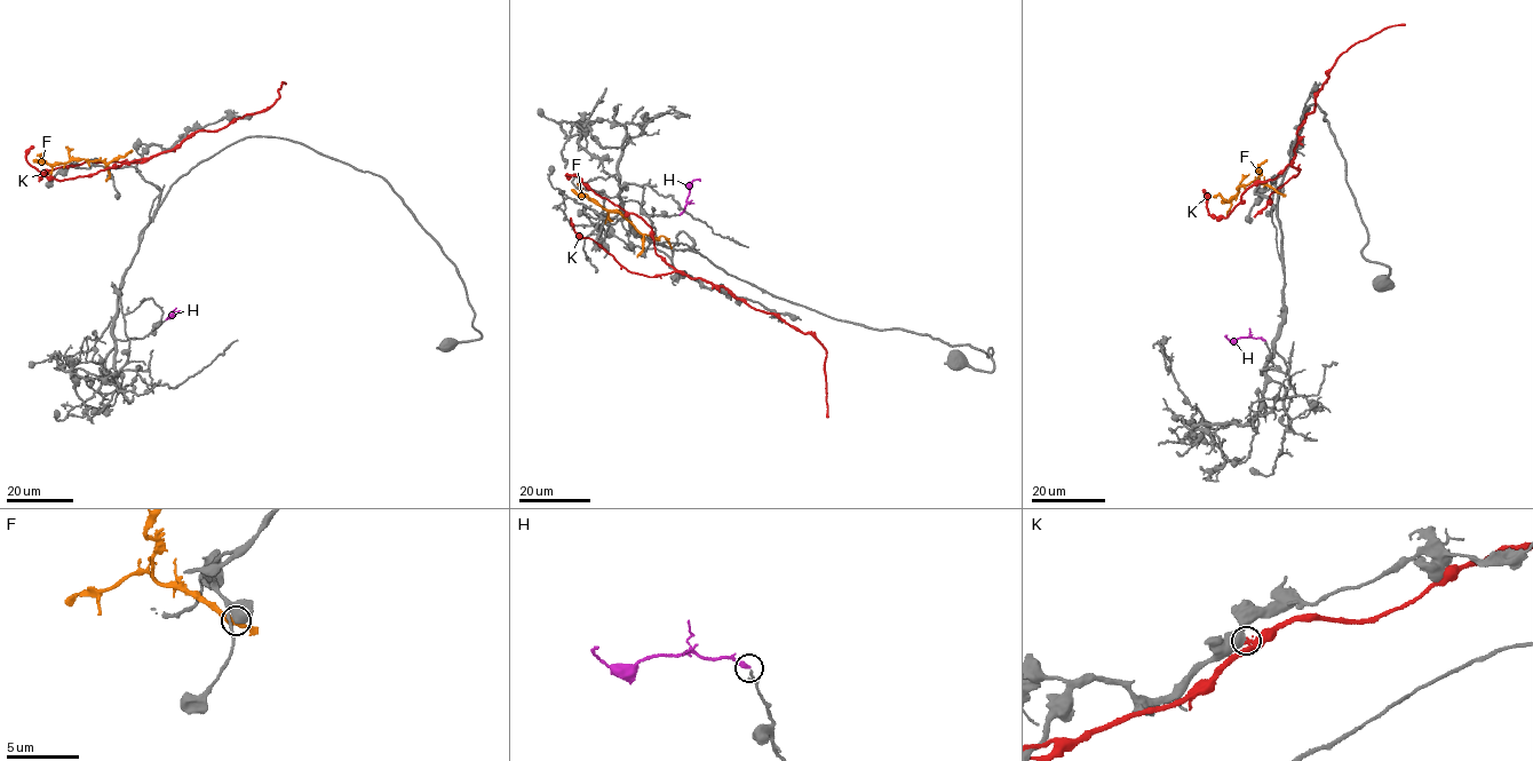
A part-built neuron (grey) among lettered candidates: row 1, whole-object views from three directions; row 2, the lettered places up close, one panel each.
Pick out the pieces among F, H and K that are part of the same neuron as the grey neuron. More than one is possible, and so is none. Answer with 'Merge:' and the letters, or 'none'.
Merge: H

